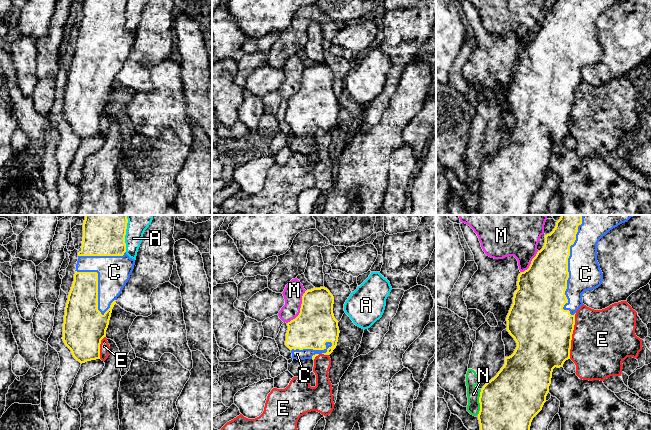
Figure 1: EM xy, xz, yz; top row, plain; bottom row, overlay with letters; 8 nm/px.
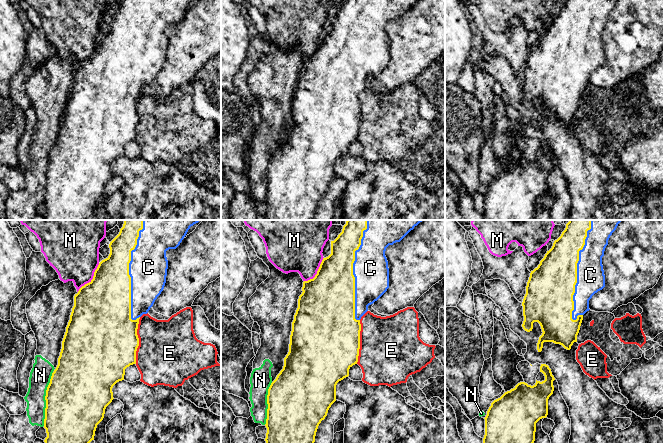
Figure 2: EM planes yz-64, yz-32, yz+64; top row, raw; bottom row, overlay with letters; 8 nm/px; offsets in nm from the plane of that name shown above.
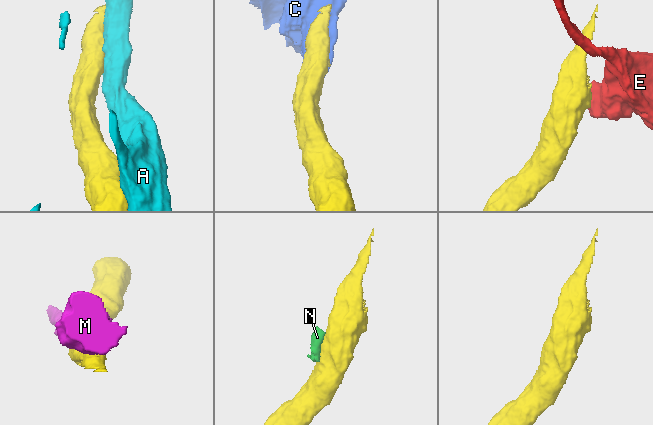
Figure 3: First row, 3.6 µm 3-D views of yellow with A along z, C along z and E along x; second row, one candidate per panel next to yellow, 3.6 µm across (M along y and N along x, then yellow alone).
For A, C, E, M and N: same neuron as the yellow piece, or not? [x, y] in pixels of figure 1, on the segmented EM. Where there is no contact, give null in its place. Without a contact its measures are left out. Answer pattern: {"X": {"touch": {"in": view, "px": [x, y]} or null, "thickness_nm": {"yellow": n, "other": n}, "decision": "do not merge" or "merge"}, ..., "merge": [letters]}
{"A": {"touch": {"in": "xy", "px": [125, 233]}, "thickness_nm": {"yellow": 340, "other": 200}, "decision": "do not merge"}, "C": {"touch": {"in": "yz", "px": [567, 267]}, "thickness_nm": {"yellow": 360, "other": 260}, "decision": "merge"}, "E": {"touch": {"in": "yz", "px": [571, 336]}, "thickness_nm": {"yellow": 480, "other": 480}, "decision": "do not merge"}, "M": {"touch": {"in": "xz", "px": [300, 308]}, "thickness_nm": {"yellow": 320, "other": 160}, "decision": "do not merge"}, "N": {"touch": {"in": "yz", "px": [479, 402]}, "thickness_nm": {"yellow": 460, "other": 110}, "decision": "do not merge"}, "merge": ["C"]}

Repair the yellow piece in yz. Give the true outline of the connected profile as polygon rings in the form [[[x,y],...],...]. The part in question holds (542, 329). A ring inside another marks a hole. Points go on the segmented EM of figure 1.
[[[561,215],[553,231],[545,235],[543,248],[532,259],[529,268],[518,276],[518,289],[506,318],[506,329],[517,347],[511,356],[505,357],[505,364],[497,375],[481,389],[478,414],[480,430],[530,430],[533,418],[546,402],[553,369],[563,367],[564,362],[570,359],[575,313],[583,305],[582,294],[602,284],[603,273],[597,261],[597,244],[610,230],[633,216]]]

